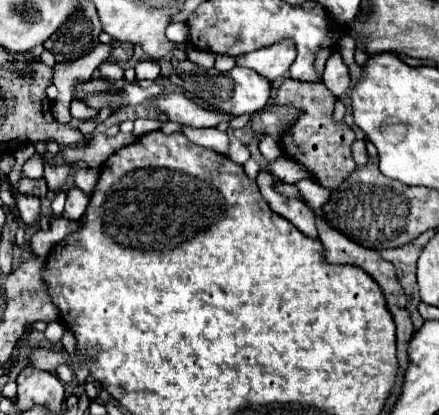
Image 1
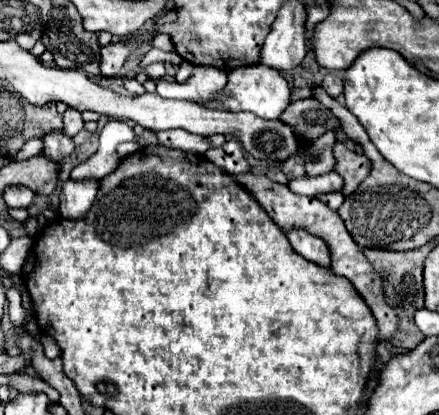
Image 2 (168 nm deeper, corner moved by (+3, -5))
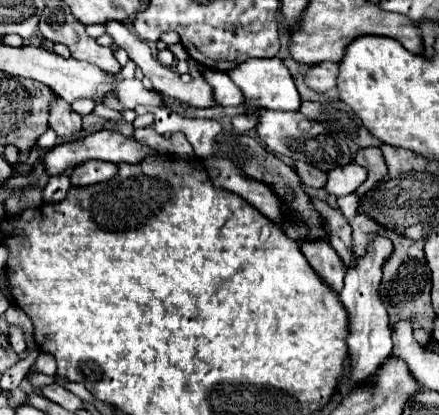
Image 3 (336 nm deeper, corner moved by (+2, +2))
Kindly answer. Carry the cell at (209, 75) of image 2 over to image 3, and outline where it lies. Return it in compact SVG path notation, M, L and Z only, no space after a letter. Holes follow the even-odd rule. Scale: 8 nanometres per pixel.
M205 69L203 75L205 75L205 81L209 81L209 85L213 85L219 105L245 105L243 91L229 79L227 73Z

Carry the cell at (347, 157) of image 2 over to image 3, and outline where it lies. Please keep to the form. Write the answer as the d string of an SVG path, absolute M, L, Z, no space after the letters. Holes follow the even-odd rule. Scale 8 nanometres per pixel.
M367 147L367 149L357 151L355 163L359 163L361 167L365 167L369 171L369 177L367 177L365 185L361 185L361 189L357 189L357 193L361 193L361 195L367 193L377 181L381 181L387 175L387 165L385 165L383 153L377 147Z

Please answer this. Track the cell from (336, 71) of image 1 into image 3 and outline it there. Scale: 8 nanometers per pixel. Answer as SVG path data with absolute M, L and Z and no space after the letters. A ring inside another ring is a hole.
M325 61L325 63L319 63L319 65L311 65L309 71L305 73L305 83L309 89L317 91L317 93L325 93L329 89L335 87L335 81L337 81L337 63L331 63L331 61Z

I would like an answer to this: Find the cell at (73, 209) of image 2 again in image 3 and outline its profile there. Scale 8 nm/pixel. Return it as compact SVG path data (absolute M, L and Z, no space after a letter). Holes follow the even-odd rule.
M85 161L83 165L77 165L71 173L71 185L93 185L101 181L109 181L113 175L117 175L117 165L109 161Z

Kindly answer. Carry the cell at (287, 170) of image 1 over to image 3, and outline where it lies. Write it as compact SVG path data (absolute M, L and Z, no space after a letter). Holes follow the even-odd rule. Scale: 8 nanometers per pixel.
M349 163L341 169L329 171L329 179L327 179L325 189L329 193L341 197L341 195L353 193L365 179L367 179L367 169L361 169L361 165L357 165L357 163Z

